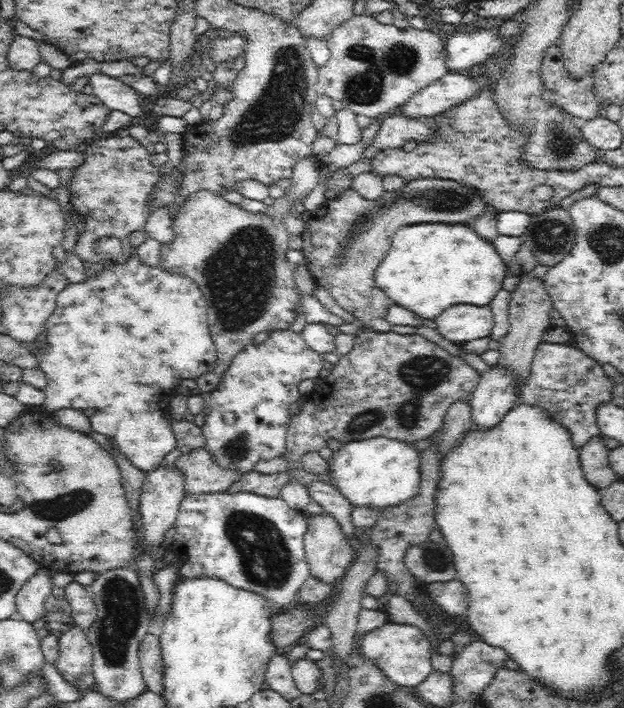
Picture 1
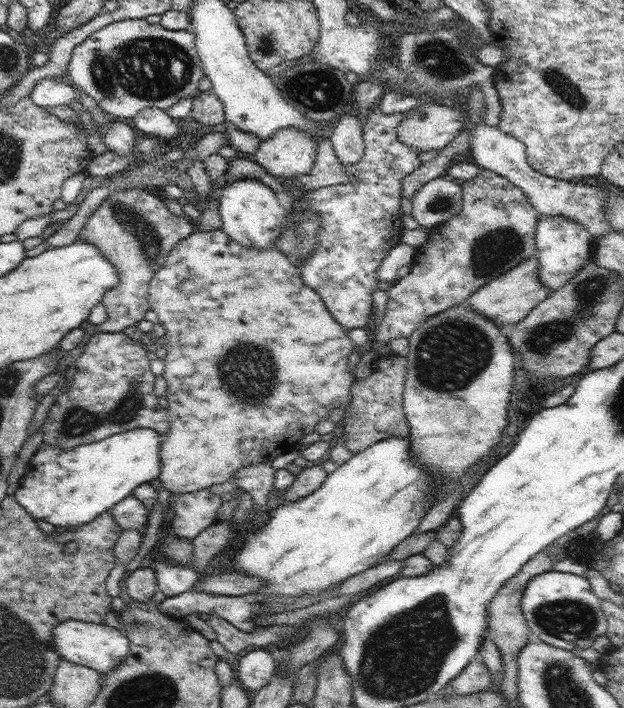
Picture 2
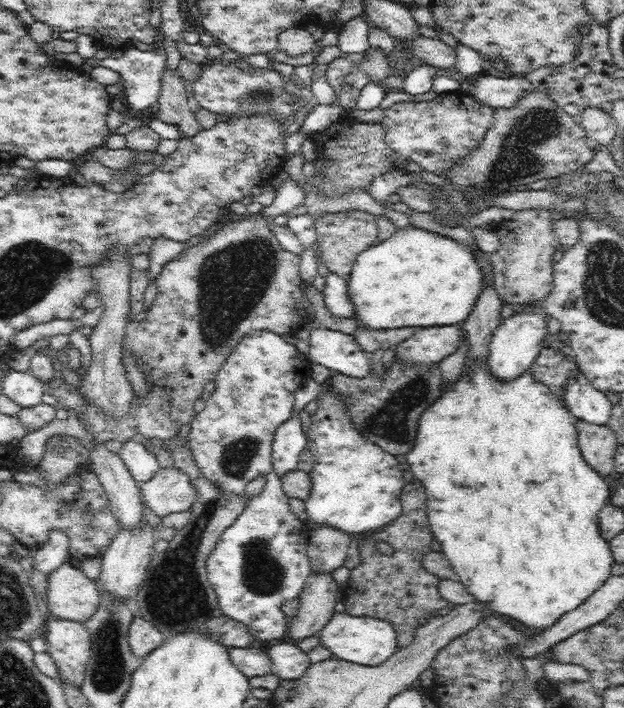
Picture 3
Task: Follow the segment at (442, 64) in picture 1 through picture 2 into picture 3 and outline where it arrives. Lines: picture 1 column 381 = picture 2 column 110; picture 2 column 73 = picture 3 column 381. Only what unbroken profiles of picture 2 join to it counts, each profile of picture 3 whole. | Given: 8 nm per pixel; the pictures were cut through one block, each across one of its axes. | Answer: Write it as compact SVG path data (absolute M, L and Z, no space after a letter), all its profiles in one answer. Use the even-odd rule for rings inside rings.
M419 35L416 40L404 45L403 49L405 49L404 52L396 50L394 58L389 60L389 56L385 52L369 46L358 65L362 67L364 73L370 75L372 83L381 86L390 75L406 76L403 68L409 62L415 64L425 62L425 64L436 68L448 69L454 68L457 61L456 48L446 45L438 38Z

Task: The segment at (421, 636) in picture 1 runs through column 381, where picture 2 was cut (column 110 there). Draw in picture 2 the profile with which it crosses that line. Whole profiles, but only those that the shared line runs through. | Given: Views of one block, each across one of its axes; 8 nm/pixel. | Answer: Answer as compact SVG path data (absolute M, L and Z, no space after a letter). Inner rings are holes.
M66 620L56 624L52 632L51 644L64 660L72 664L82 664L106 675L126 659L130 642L117 629L83 620Z

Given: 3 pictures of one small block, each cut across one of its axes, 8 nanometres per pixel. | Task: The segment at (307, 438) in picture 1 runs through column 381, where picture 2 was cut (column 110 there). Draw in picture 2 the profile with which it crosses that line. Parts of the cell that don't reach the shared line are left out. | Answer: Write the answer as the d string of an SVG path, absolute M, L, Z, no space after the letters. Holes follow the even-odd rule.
M98 332L92 335L84 351L76 359L76 374L68 379L64 394L58 404L52 404L42 425L43 441L54 443L60 449L72 449L78 445L104 440L110 435L128 432L134 428L152 428L162 437L170 430L167 409L158 403L154 393L154 379L150 369L147 349L140 340L135 340L124 332Z

